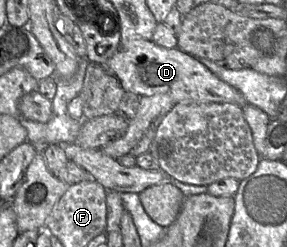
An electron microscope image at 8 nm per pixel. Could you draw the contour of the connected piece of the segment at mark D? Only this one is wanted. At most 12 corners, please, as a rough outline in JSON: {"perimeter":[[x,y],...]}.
{"perimeter":[[152,40],[121,43],[105,67],[125,92],[179,102],[244,96],[196,57]]}

